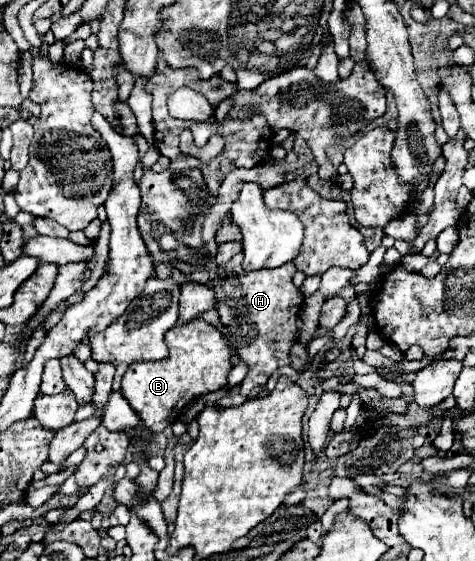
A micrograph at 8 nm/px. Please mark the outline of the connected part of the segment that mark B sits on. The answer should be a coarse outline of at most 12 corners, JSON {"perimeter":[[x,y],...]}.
{"perimeter":[[170,328],[166,360],[134,362],[122,394],[152,432],[228,382],[224,334]]}

